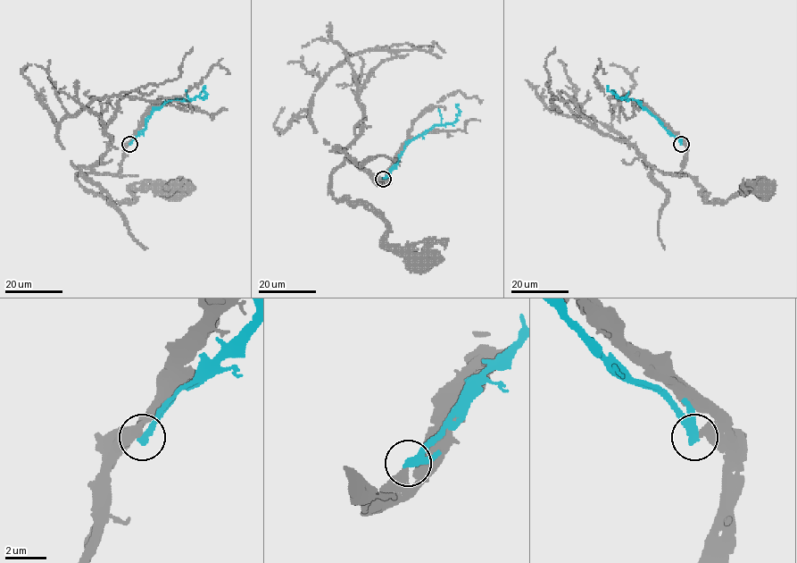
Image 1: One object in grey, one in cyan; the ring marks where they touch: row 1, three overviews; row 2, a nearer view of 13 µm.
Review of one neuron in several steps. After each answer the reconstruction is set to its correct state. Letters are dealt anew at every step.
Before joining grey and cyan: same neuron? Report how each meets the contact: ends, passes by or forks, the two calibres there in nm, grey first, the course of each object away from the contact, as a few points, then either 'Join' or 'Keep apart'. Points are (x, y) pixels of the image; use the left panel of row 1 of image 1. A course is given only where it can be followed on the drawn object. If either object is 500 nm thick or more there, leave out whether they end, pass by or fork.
At the ring grey ends. At the ring cyan ends. Thickness 400 nm (grey) against 320 nm. Course of grey: (129, 143), (117, 174), (78, 173), (77, 180), (112, 202), (131, 201), (134, 191), (147, 189), (169, 191). Course of cyan: (129, 143), (146, 126), (154, 110), (175, 99), (194, 99), (197, 96), (204, 99), (204, 85). Keep apart

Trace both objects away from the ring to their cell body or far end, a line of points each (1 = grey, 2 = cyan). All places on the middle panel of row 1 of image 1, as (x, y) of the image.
1: (383, 179), (378, 183), (346, 159), (332, 173), (330, 193), (372, 209), (384, 222), (386, 241), (422, 264)
2: (383, 179), (399, 161), (407, 144), (441, 123), (453, 123), (457, 117), (457, 104)

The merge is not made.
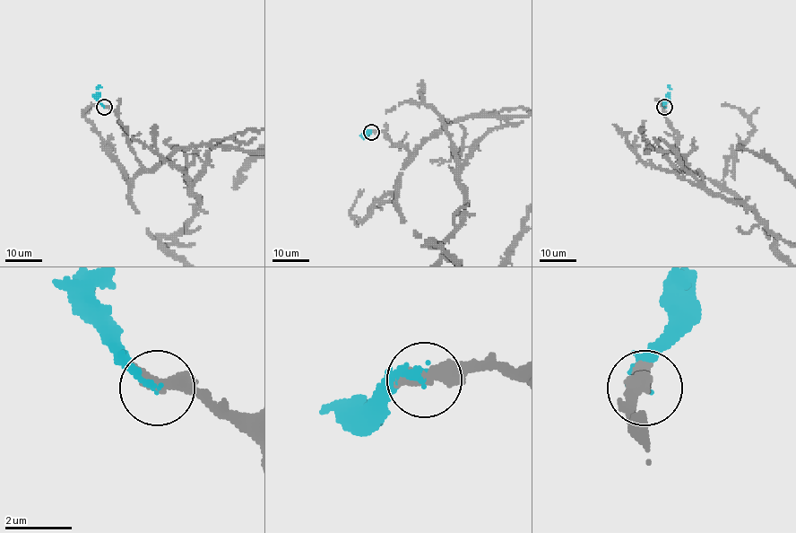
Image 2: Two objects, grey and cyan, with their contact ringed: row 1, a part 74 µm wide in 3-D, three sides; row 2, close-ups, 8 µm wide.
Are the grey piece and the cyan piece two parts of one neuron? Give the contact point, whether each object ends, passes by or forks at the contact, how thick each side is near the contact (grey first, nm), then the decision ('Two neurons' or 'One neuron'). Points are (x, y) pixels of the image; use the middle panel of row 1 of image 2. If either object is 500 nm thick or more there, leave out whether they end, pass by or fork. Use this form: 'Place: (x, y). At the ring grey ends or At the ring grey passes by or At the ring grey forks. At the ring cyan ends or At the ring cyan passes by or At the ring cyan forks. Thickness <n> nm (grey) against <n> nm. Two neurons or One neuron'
Place: (371, 132). Thickness 550 nm (grey) against 180 nm. One neuron

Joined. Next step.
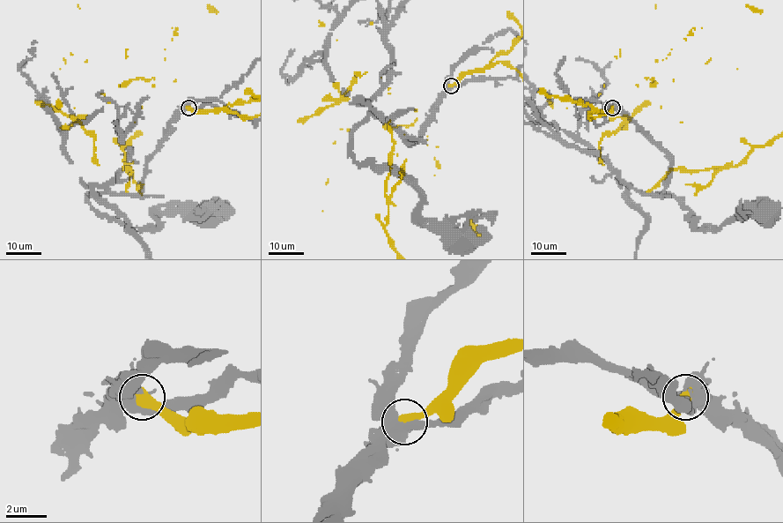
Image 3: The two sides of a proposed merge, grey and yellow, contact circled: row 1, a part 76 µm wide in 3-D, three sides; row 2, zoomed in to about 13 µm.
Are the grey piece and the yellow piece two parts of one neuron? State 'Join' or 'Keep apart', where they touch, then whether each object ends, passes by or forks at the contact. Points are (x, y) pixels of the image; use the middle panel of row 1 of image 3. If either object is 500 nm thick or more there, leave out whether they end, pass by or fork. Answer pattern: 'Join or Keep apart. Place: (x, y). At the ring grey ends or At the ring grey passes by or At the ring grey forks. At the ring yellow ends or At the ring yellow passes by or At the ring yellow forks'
Keep apart. Place: (451, 85)

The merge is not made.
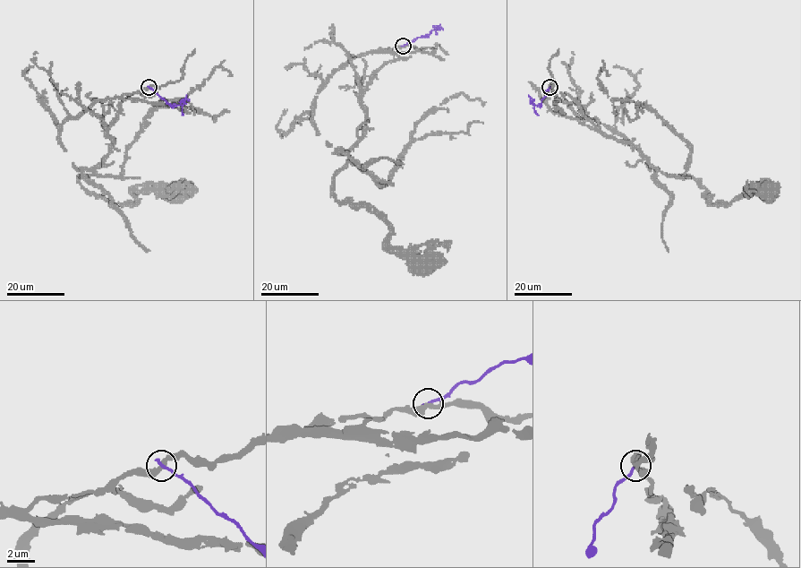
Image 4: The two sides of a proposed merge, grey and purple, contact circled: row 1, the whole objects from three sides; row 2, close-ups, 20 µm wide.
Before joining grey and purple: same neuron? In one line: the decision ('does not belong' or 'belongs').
does not belong

